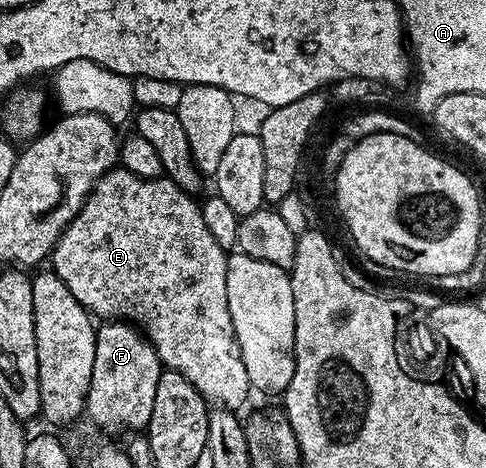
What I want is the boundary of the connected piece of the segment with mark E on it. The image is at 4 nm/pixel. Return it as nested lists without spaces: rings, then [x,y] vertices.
[[[123,168],[110,169],[92,185],[92,191],[88,193],[88,198],[78,212],[78,216],[74,216],[74,220],[56,241],[56,247],[53,248],[50,255],[50,266],[66,284],[66,288],[70,288],[70,292],[74,292],[74,300],[82,303],[89,314],[100,320],[123,320],[132,323],[148,339],[148,343],[160,357],[161,367],[186,376],[186,380],[190,380],[190,384],[194,384],[194,388],[209,403],[236,412],[239,411],[239,406],[247,400],[248,394],[250,395],[250,387],[246,376],[246,364],[242,364],[242,352],[238,348],[234,324],[230,320],[230,304],[226,296],[228,254],[218,244],[218,240],[214,240],[214,236],[210,236],[210,231],[206,228],[206,220],[202,220],[201,203],[196,201],[197,199],[193,195],[180,190],[178,184],[174,184],[166,176],[139,178],[134,176],[134,172],[126,172]]]

